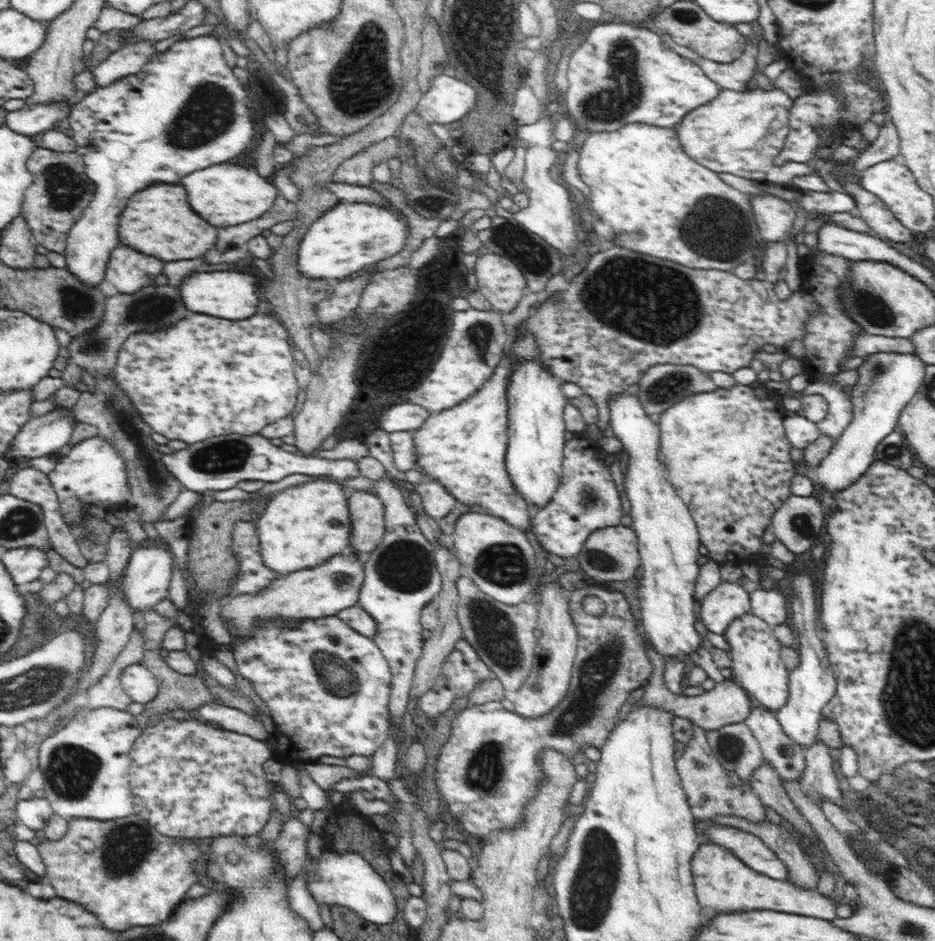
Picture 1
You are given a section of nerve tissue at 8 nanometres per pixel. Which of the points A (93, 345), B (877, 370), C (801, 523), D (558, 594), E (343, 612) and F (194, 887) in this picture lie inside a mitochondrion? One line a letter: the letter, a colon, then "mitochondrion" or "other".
A: mitochondrion
B: mitochondrion
C: mitochondrion
D: other
E: other
F: other

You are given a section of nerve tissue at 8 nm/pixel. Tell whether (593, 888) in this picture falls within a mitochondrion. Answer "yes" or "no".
yes

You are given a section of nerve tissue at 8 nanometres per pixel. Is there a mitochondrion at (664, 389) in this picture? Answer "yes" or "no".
yes

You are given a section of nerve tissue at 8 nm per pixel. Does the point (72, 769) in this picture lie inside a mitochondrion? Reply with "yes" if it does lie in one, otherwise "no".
yes

